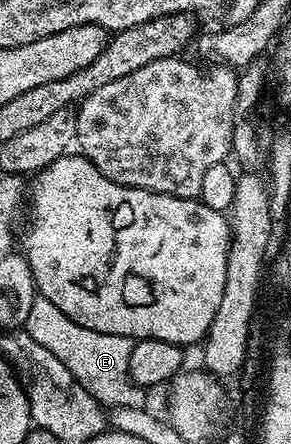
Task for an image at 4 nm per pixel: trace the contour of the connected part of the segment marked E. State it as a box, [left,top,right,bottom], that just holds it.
[25,296,148,409]

